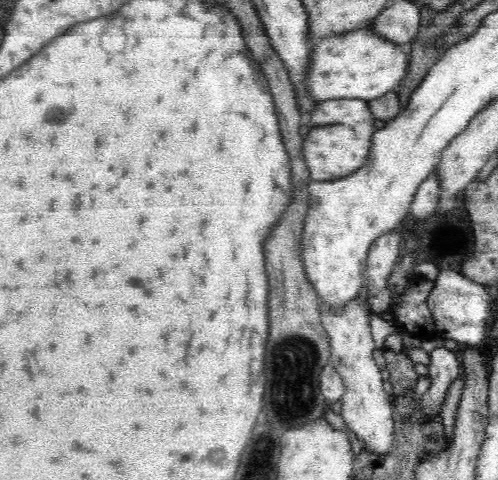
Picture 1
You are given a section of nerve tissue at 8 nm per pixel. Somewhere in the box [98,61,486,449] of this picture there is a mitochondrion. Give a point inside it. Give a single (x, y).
(293, 392)

